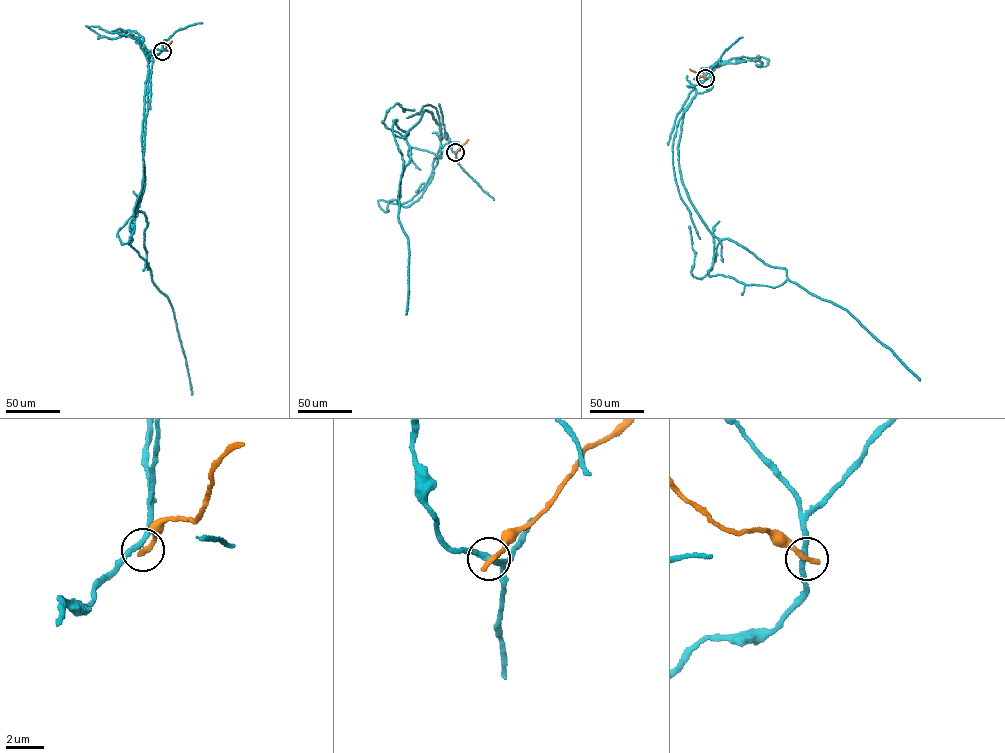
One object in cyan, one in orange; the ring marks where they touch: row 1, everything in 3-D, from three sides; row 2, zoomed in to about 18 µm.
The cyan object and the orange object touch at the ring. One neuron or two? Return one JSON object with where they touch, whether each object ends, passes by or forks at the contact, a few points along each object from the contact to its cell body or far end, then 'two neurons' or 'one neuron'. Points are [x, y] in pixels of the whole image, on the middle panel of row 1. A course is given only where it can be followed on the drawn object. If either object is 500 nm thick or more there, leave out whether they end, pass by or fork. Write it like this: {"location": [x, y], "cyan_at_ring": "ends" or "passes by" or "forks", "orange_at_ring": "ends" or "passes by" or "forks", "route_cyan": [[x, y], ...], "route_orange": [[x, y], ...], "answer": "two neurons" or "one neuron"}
{"location": [455, 152], "cyan_at_ring": "passes by", "orange_at_ring": "ends", "route_cyan": [[455, 152], [424, 110], [406, 135], [410, 161], [398, 198], [409, 252], [406, 314]], "route_orange": [[455, 152], [468, 140]], "answer": "two neurons"}

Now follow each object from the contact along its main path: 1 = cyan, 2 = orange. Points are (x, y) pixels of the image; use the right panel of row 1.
1: (705, 77), (687, 86), (696, 95), (684, 110), (678, 147), (682, 183), (708, 230), (846, 309), (920, 380)
2: (705, 78), (689, 69)

